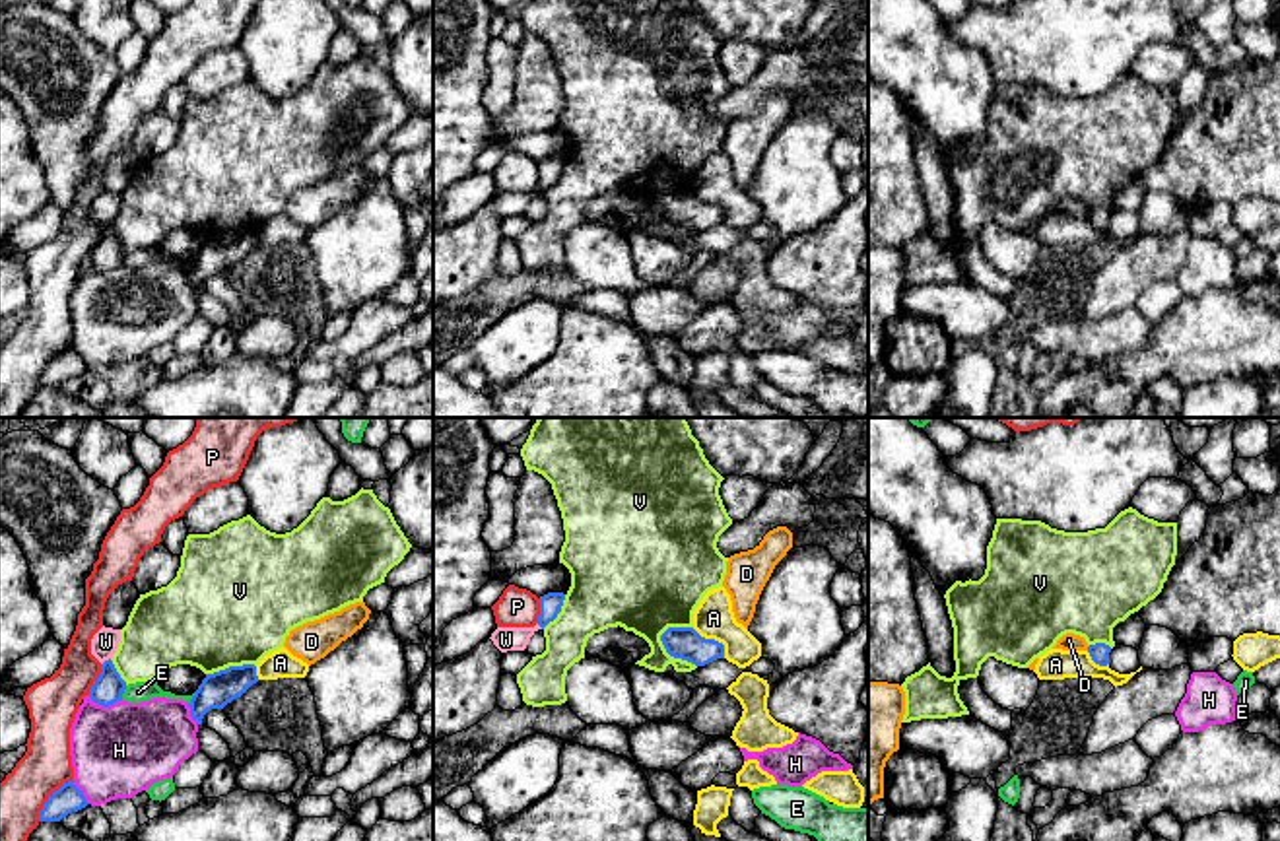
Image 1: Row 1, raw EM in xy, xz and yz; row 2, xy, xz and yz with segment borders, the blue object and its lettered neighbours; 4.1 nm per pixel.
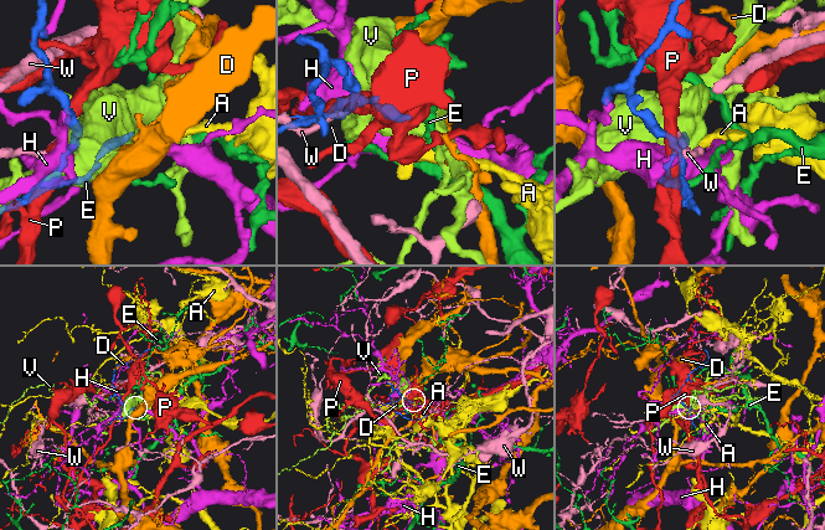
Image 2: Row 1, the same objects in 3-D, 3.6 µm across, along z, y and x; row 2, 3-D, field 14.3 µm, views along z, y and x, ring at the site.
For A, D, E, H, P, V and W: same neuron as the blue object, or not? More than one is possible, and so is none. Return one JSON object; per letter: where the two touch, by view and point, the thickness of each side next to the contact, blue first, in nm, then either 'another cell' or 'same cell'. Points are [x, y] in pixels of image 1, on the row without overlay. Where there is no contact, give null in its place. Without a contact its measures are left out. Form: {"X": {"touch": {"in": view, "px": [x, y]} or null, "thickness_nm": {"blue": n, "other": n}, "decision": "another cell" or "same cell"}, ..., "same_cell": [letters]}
{"A": {"touch": {"in": "xz", "px": [713, 204]}, "thickness_nm": {"blue": 140, "other": 170}, "decision": "another cell"}, "D": {"touch": {"in": "yz", "px": [1088, 212]}, "thickness_nm": {"blue": 80, "other": 70}, "decision": "another cell"}, "E": {"touch": {"in": "xy", "px": [123, 257]}, "thickness_nm": {"blue": 120, "other": 90}, "decision": "another cell"}, "H": {"touch": {"in": "xy", "px": [105, 270]}, "thickness_nm": {"blue": 120, "other": 380}, "decision": "another cell"}, "P": {"touch": {"in": "xy", "px": [49, 362]}, "thickness_nm": {"blue": 120, "other": 200}, "decision": "another cell"}, "V": {"touch": {"in": "xz", "px": [669, 218]}, "thickness_nm": {"blue": 140, "other": 320}, "decision": "another cell"}, "W": {"touch": {"in": "xy", "px": [105, 226]}, "thickness_nm": {"blue": 120, "other": 110}, "decision": "another cell"}, "same_cell": []}

